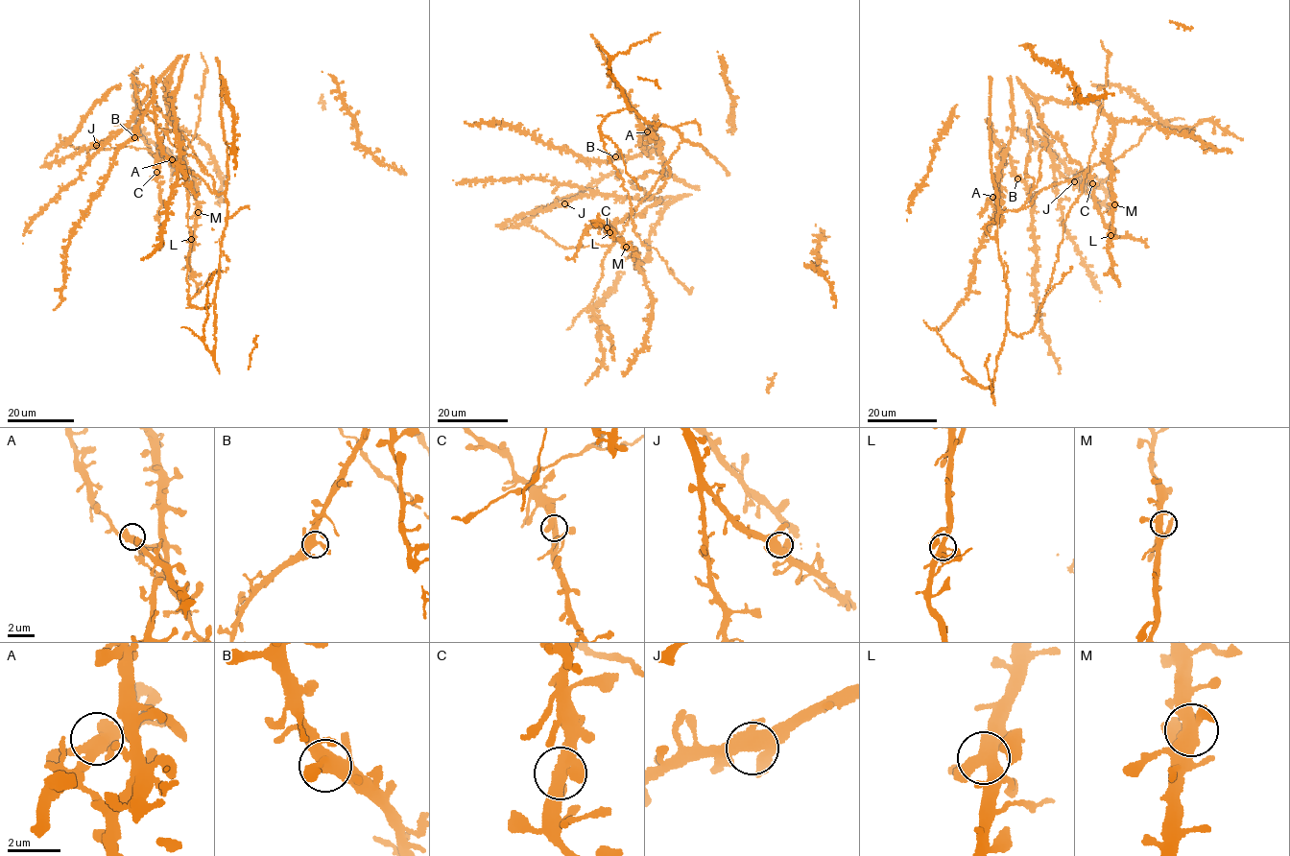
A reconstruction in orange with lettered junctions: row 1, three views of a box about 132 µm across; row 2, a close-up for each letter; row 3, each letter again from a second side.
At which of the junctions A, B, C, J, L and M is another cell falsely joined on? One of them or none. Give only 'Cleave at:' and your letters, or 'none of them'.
Cleave at: none of them

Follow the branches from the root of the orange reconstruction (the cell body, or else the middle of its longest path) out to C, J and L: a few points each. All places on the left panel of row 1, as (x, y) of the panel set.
C: (170, 163), (166, 159), (158, 161), (156, 172)
J: (170, 163), (158, 161), (156, 153), (171, 110), (172, 68), (131, 120), (96, 145)
L: (170, 163), (156, 154), (171, 110), (169, 77), (168, 109), (196, 185), (191, 238)

